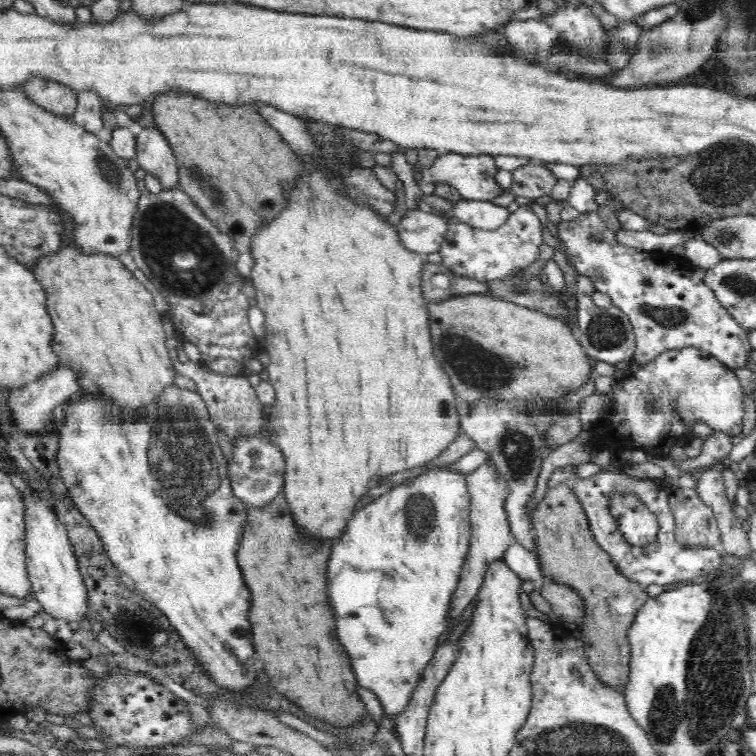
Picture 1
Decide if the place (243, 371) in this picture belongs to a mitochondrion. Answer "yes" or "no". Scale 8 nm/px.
no

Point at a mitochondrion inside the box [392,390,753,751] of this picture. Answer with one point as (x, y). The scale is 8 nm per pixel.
(691, 712)

